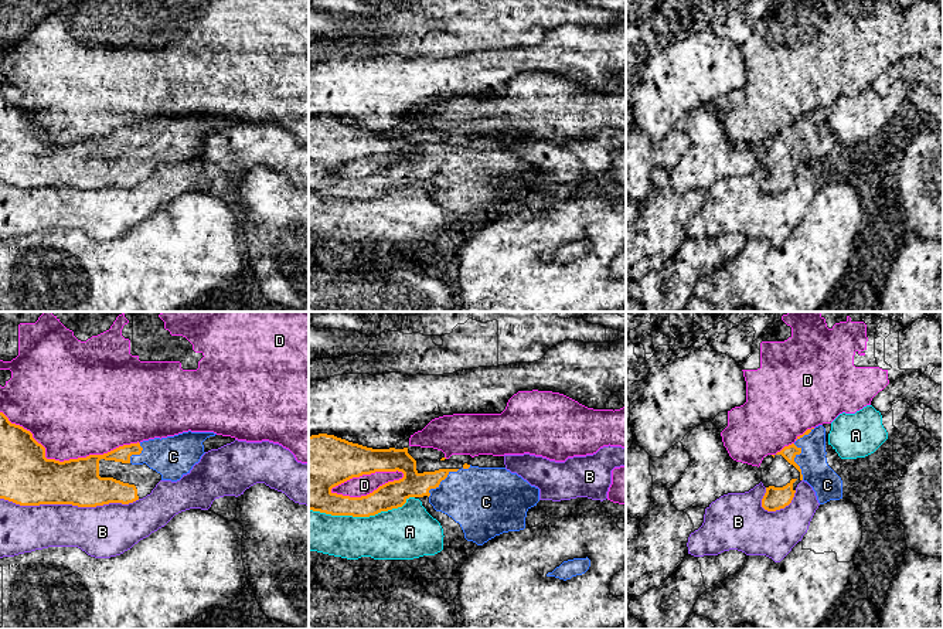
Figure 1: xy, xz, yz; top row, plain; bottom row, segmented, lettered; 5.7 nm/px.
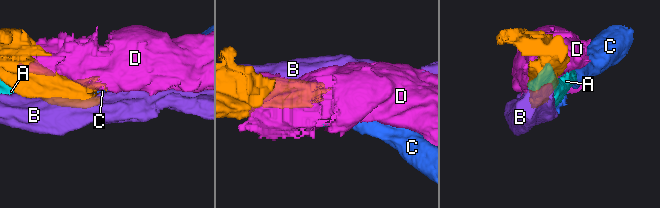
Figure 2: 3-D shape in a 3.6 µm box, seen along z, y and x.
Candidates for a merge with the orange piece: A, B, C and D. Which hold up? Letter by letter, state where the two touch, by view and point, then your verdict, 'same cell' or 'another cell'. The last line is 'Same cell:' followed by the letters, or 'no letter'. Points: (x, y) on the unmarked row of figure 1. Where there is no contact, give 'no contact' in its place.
A: xz (361, 199) | another cell
B: xy (70, 186) | another cell
C: xz (441, 163) | same cell
D: xy (65, 143) | another cell
Same cell: C

